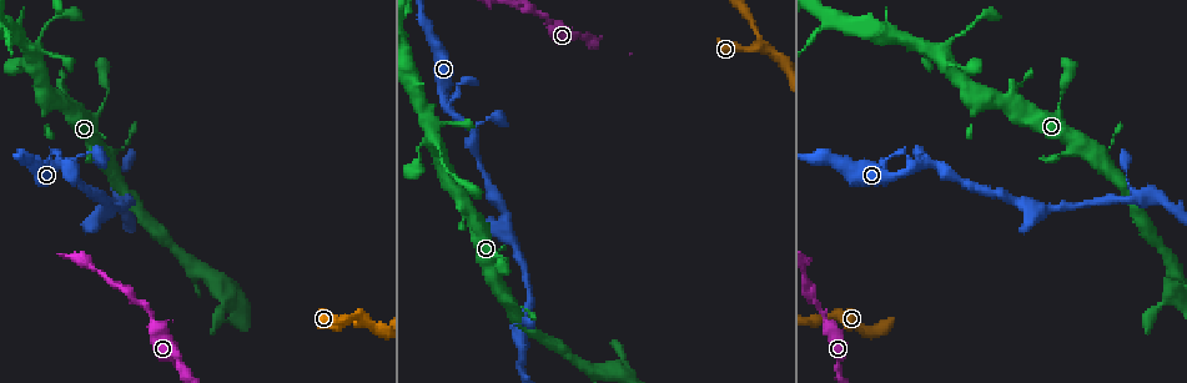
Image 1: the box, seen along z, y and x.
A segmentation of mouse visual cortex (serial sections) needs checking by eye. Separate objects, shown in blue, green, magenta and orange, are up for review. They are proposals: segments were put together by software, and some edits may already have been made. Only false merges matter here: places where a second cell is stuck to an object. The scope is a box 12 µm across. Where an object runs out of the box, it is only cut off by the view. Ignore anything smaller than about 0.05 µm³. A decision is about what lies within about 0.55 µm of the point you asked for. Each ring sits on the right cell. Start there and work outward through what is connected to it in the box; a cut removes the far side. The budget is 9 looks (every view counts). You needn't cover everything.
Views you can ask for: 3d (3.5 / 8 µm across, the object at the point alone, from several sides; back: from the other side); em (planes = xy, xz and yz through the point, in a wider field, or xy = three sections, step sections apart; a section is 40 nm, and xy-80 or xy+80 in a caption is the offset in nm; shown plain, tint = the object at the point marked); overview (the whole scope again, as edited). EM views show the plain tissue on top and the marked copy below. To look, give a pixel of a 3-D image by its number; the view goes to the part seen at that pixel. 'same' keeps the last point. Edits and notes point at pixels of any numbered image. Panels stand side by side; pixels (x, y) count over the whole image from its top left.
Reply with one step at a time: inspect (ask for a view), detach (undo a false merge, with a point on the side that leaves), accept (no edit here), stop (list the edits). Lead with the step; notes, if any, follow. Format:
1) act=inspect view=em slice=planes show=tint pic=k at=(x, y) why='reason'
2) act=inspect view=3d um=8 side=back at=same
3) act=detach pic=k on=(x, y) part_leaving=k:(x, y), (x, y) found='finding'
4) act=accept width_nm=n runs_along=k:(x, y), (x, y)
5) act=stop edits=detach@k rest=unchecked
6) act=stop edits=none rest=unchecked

act=inspect view=3d um=8 pic=1 at=(357, 324) why='abrupt turn'

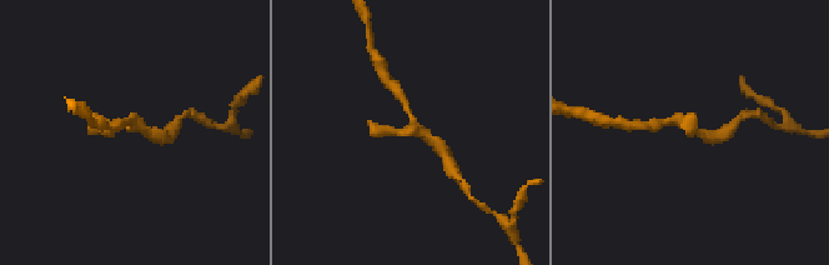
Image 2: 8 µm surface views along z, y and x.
act=inspect view=em slice=xy step=1 show=tint pic=2 at=(414, 130) arms=3 arm_widths_nm=200,200,300

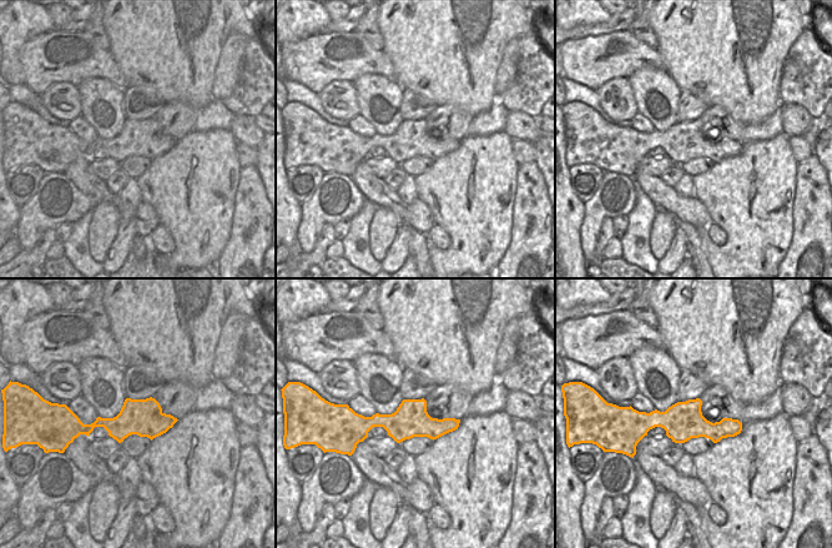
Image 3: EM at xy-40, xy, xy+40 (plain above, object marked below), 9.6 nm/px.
act=accept width_nm=340 runs_along=2:(377, 131), (412, 129), (442, 149) found='all the same cell'

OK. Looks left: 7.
act=inspect view=3d um=3.5 pic=1 at=(153, 316) why='sudden change in width'

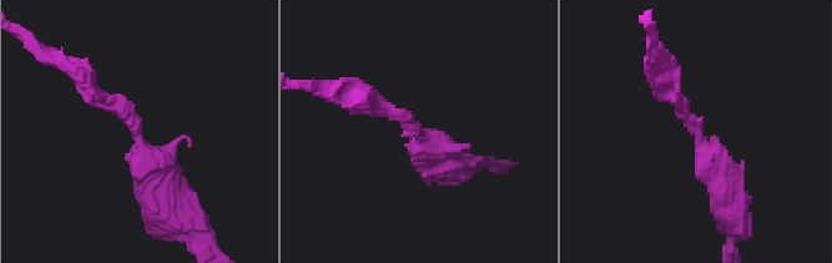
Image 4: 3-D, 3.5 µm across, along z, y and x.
act=inspect view=em slice=xy step=1 show=tint pic=4 at=(141, 135)

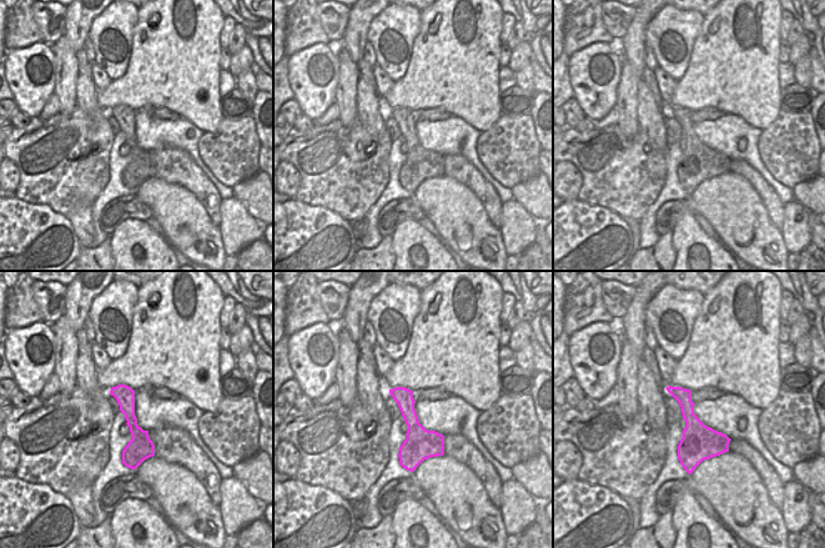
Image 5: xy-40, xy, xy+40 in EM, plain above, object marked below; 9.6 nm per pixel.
act=inspect view=em slice=xy step=3 show=tint at=same why='another direction'

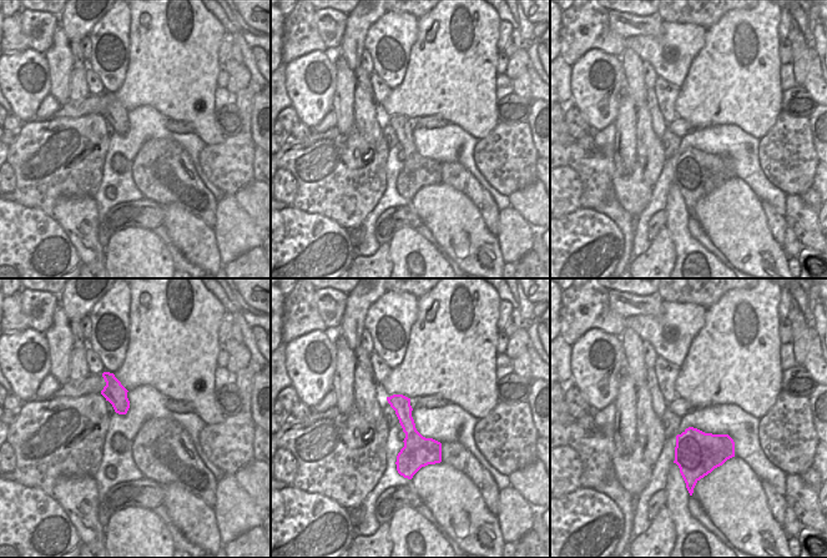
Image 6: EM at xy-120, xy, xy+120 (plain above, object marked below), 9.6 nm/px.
act=accept runs_along=4:(164, 211), (136, 126), (86, 80) found='one cell here'

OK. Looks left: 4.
act=inspect view=3d um=3.5 pic=1 at=(1009, 104) why='branch point'

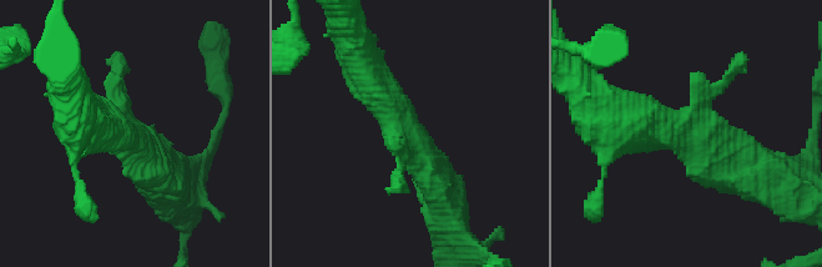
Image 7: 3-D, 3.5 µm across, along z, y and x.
act=inspect view=em slice=planes show=tint pic=7 at=(127, 136)

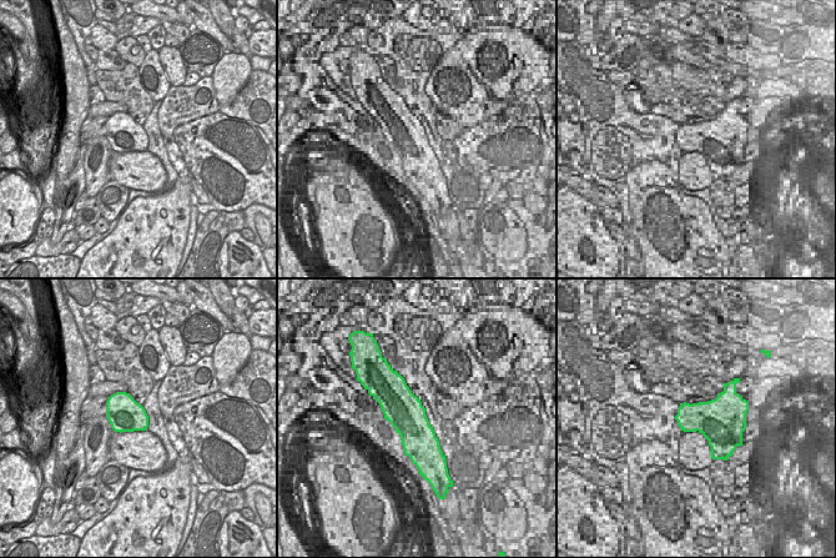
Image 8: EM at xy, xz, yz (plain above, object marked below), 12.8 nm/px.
act=accept found='continuous, no second cell'

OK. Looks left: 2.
act=inspect view=em slice=xy step=5 show=tint pic=1 at=(449, 109) why='thick turns thin'

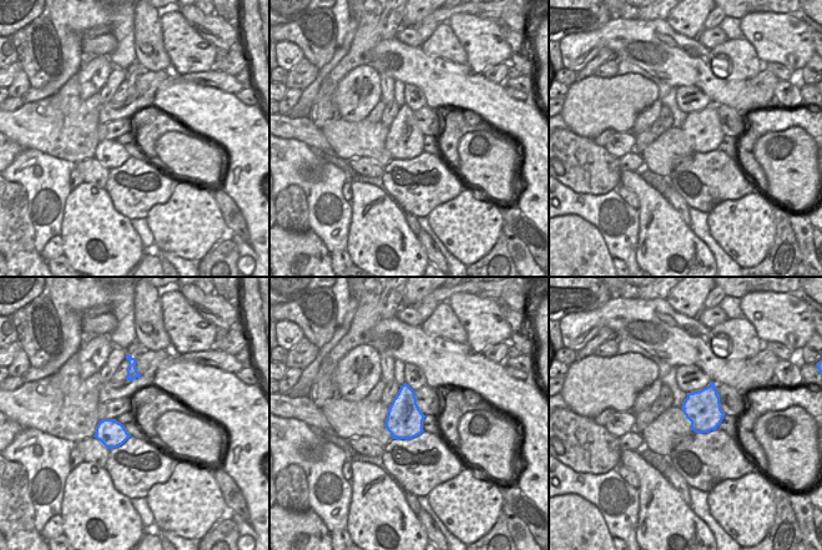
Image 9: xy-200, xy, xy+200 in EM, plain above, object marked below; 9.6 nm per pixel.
act=inspect view=3d um=3.5 at=same

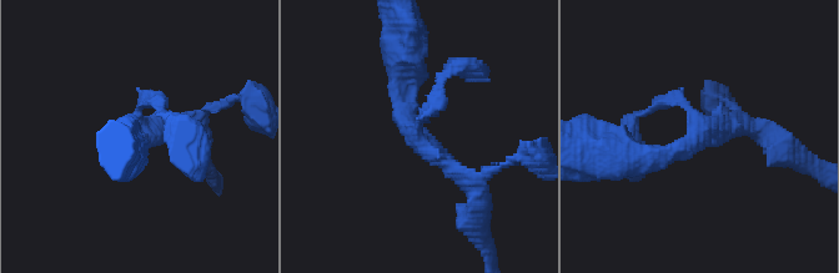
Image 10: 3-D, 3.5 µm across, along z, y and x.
act=accept arm_widths_nm=150,250,250 runs_along=10:(401, 71), (405, 122), (477, 198) found='continuous, no second cell'

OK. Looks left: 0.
act=stop edits=none rest=unchecked

